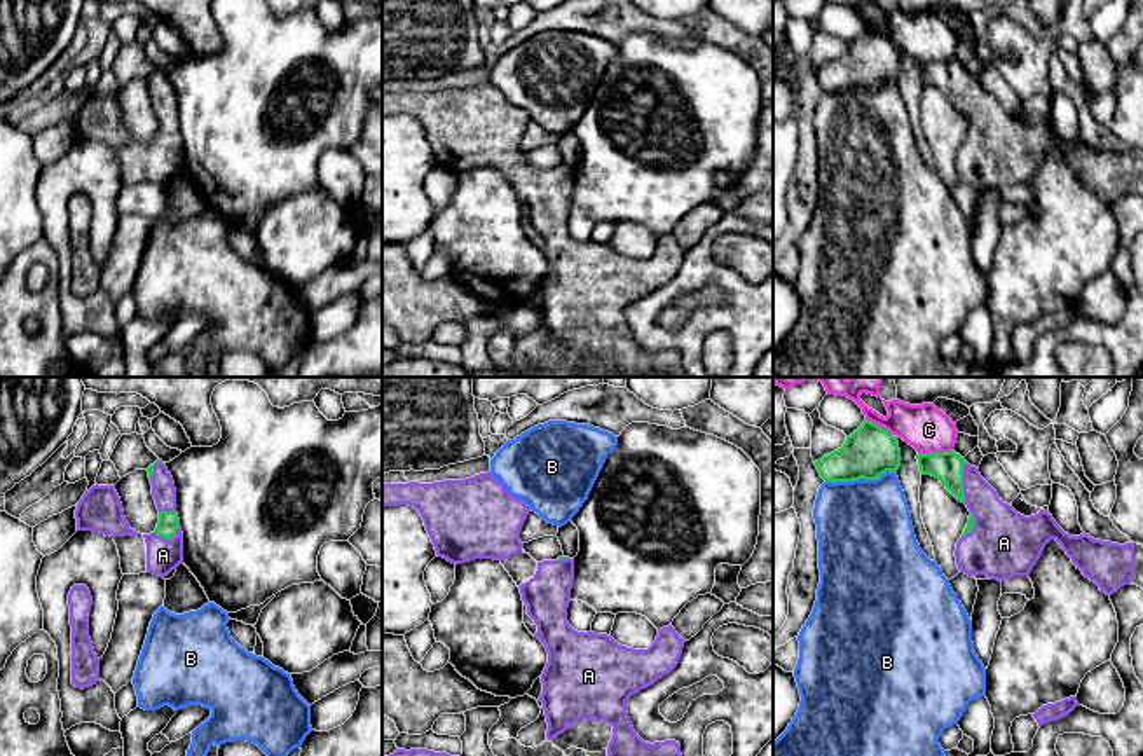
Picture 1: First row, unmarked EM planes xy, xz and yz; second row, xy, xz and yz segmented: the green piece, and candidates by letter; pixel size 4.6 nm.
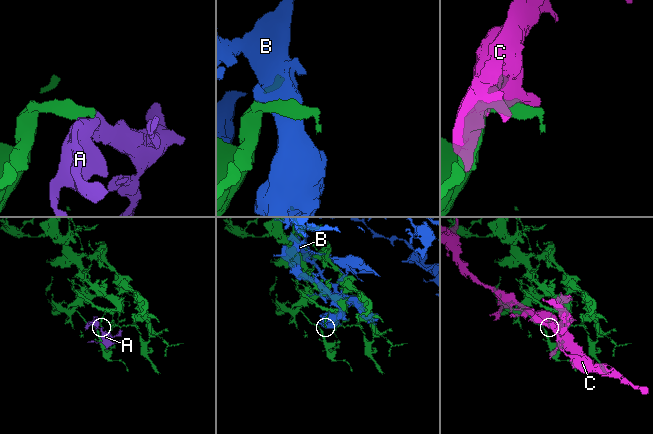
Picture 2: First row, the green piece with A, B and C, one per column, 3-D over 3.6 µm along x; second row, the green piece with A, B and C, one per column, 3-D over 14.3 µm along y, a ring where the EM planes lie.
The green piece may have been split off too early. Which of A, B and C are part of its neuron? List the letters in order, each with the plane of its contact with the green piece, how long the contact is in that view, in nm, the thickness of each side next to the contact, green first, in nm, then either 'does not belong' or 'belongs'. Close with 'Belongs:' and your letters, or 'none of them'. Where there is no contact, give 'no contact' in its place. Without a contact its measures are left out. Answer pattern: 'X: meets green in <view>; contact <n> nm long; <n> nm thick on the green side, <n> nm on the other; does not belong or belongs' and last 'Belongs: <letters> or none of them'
A: meets green in yz; contact 190 nm long; 140 nm thick on the green side, 220 nm on the other; belongs
B: meets green in yz; contact 340 nm long; 240 nm thick on the green side, 440 nm on the other; does not belong
C: meets green in yz; contact 160 nm long; 140 nm thick on the green side, 220 nm on the other; does not belong
Belongs: A

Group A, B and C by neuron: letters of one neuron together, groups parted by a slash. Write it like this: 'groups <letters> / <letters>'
groups A / B / C

